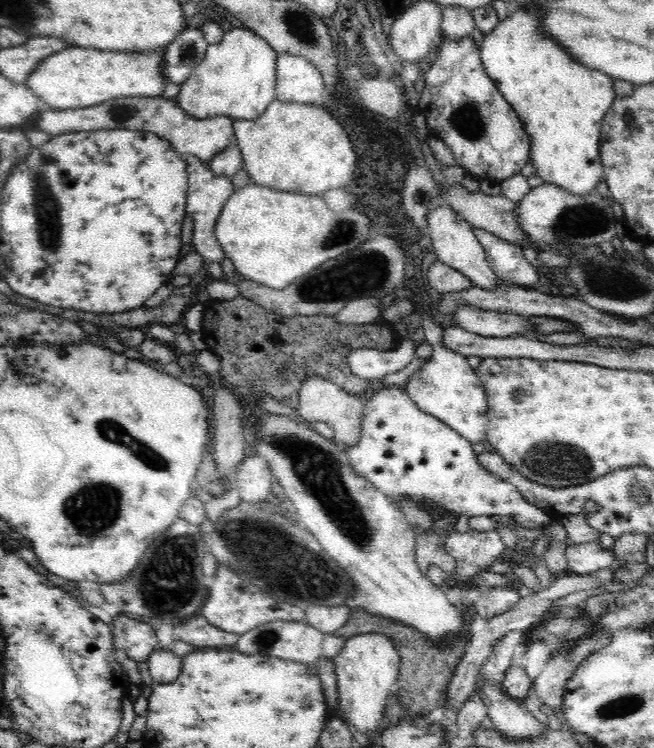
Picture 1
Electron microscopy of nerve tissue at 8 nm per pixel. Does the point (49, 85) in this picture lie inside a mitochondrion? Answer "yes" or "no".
no

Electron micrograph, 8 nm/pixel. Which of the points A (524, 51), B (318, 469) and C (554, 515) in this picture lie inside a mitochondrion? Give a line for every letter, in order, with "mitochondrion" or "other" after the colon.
A: other
B: mitochondrion
C: other

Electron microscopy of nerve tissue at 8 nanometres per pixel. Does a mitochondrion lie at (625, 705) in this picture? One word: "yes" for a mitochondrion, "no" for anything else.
yes

